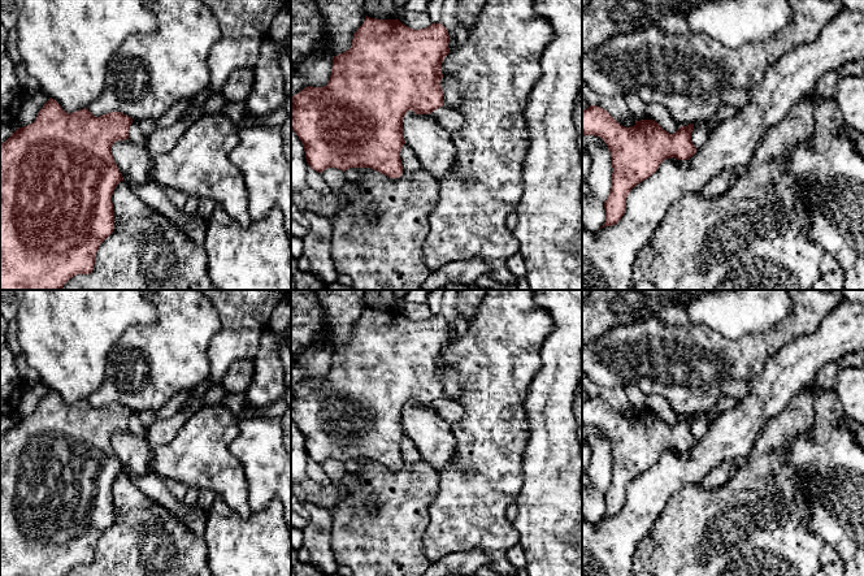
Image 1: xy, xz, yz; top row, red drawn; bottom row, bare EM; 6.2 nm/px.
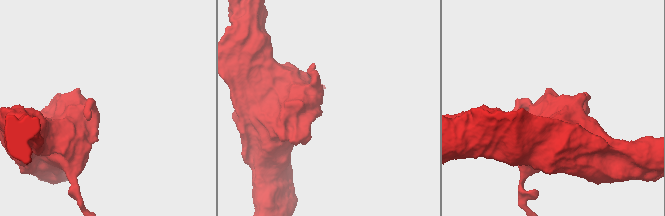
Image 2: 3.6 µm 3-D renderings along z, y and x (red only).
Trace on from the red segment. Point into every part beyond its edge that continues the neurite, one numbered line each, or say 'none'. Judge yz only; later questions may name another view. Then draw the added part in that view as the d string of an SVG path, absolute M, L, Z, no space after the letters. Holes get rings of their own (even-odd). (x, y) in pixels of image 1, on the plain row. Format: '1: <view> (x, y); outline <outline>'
none

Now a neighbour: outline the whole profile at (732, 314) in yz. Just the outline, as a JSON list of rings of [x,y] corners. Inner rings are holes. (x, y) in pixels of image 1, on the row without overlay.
[[[686,290],[686,296],[674,299],[672,307],[682,307],[694,324],[709,326],[724,338],[738,339],[773,329],[791,313],[794,302],[789,290]]]

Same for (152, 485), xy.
[[[153,472],[146,476],[130,476],[130,478],[142,493],[172,511],[195,536],[203,537],[207,523],[207,514],[203,510],[177,501],[164,480]]]

